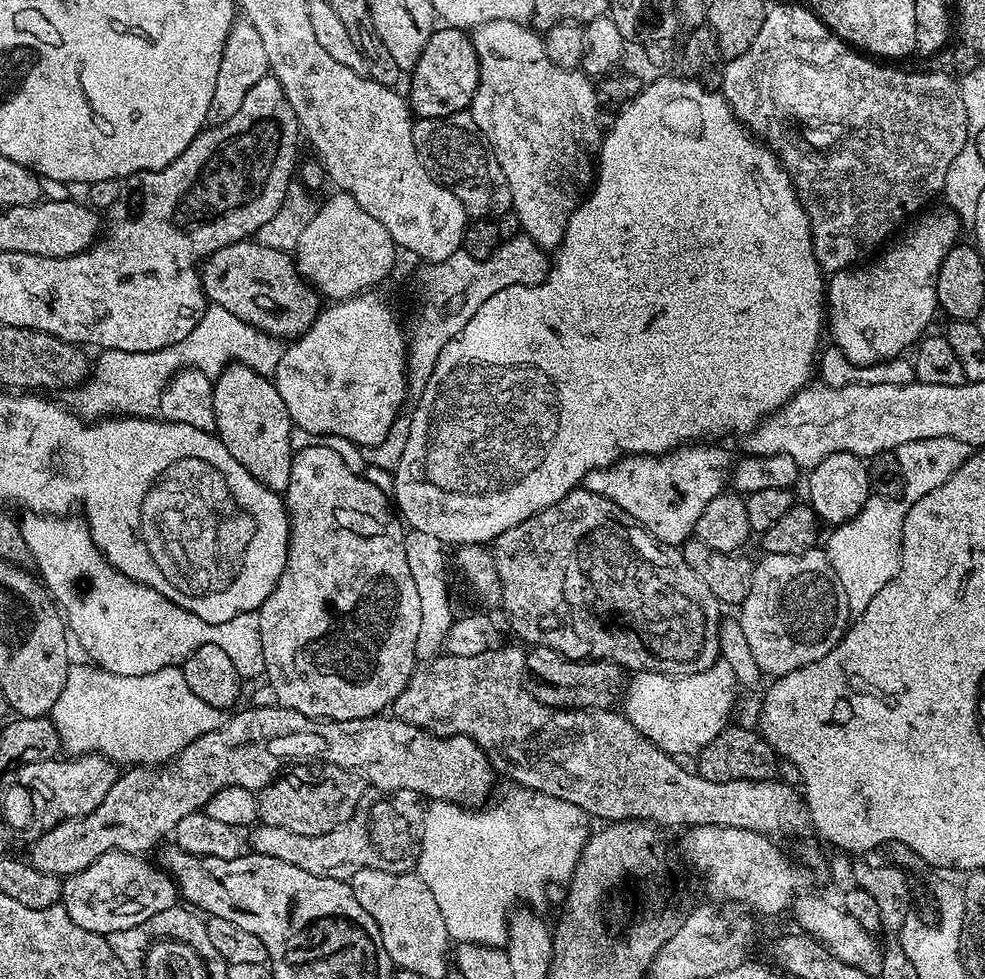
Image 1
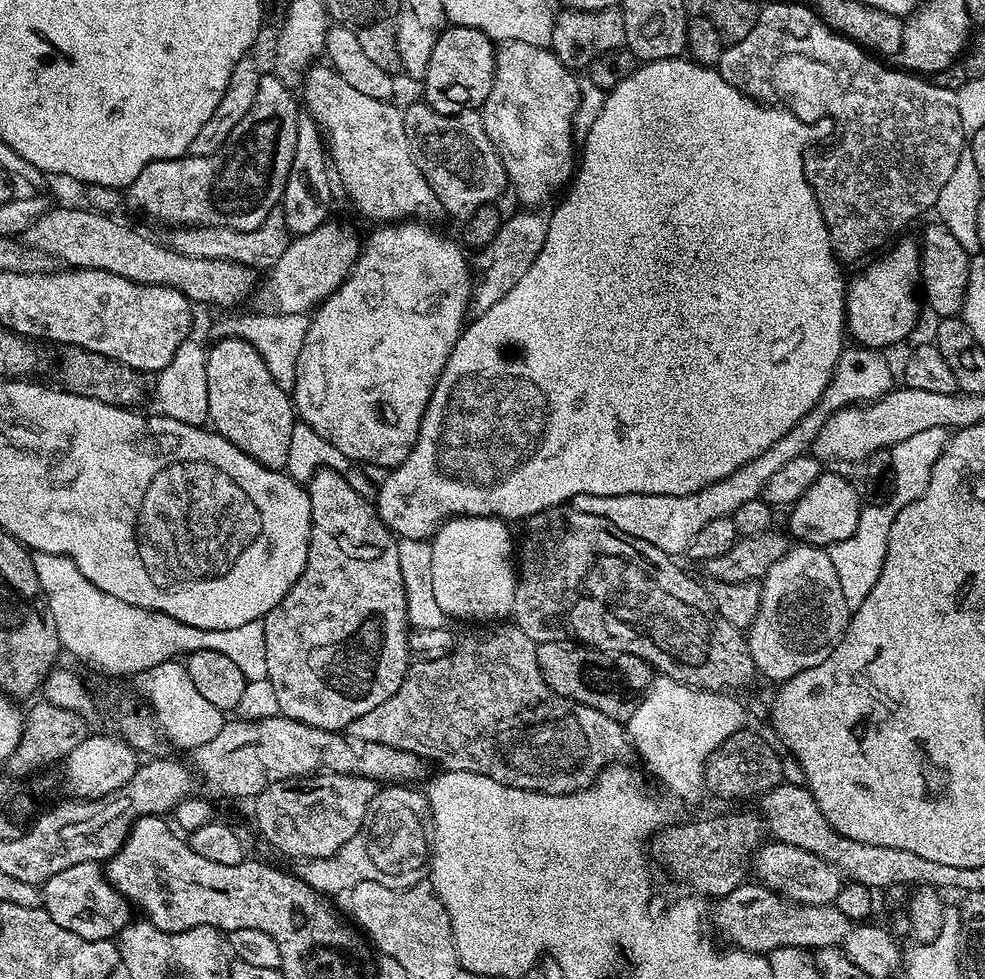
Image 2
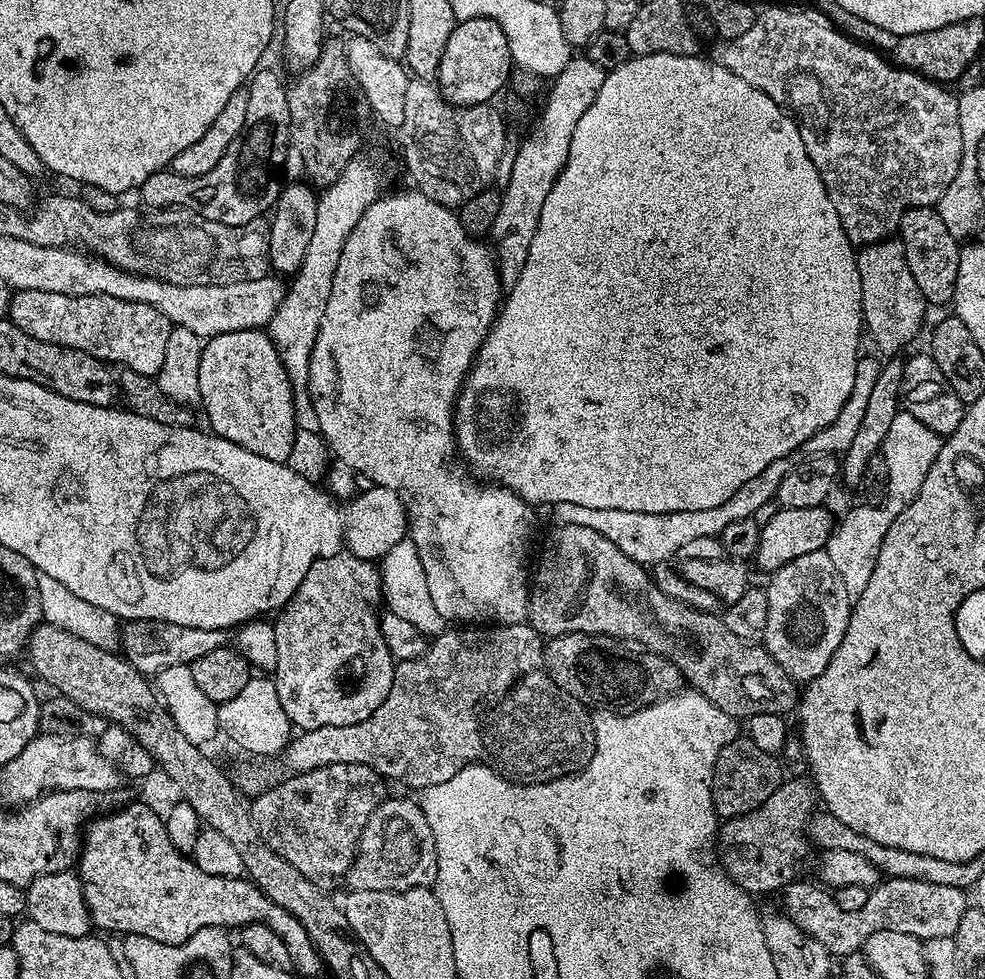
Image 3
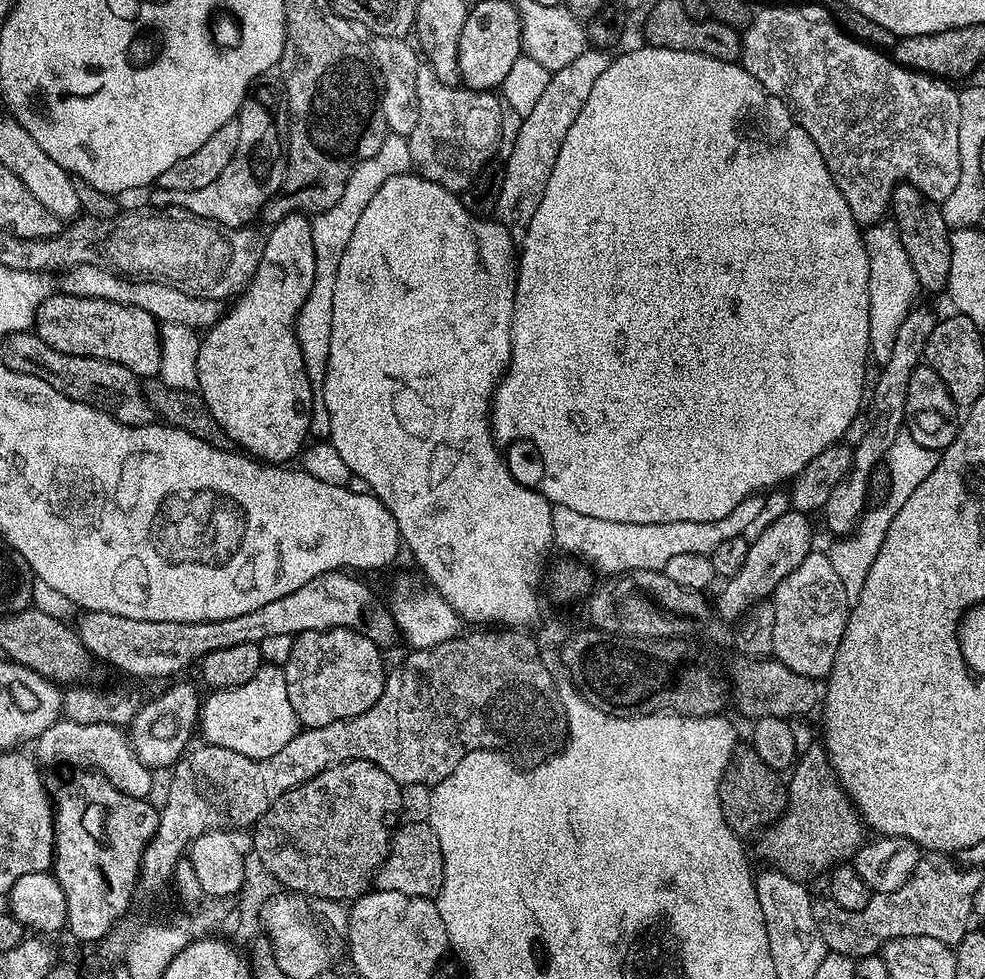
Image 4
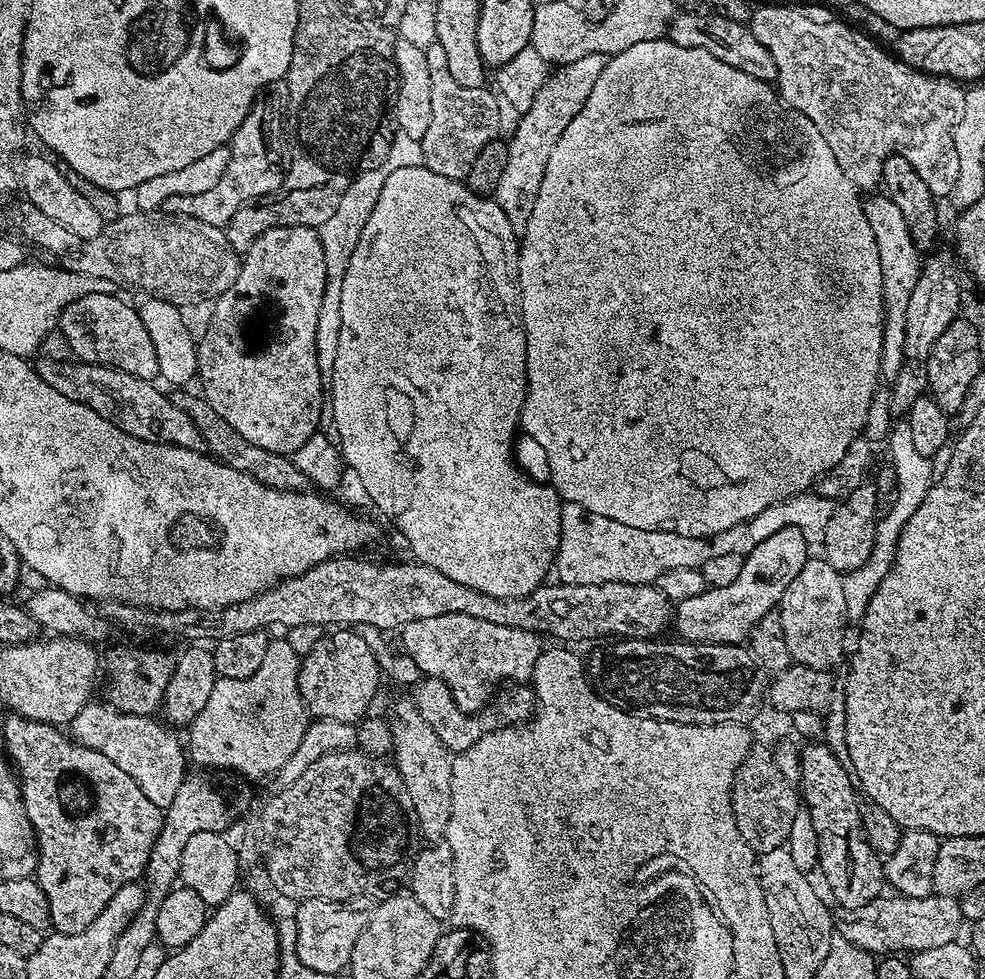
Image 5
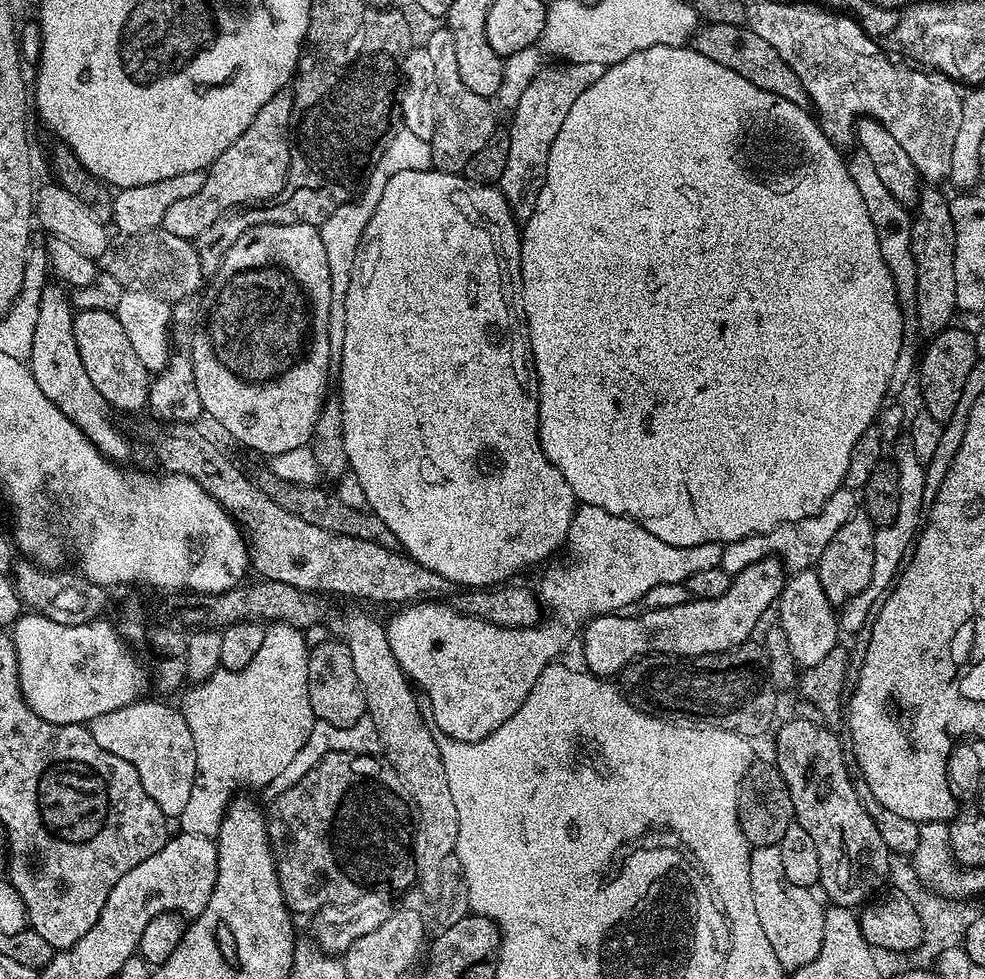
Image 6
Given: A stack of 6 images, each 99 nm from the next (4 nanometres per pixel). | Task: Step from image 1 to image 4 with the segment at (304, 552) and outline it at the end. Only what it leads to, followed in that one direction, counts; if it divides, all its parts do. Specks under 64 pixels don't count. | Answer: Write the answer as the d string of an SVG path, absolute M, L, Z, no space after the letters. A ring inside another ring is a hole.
M328 628L325 632L297 635L290 658L282 666L286 694L290 694L290 706L294 706L297 721L304 728L317 728L370 710L370 706L378 702L386 679L386 667L380 655L380 645L349 628Z

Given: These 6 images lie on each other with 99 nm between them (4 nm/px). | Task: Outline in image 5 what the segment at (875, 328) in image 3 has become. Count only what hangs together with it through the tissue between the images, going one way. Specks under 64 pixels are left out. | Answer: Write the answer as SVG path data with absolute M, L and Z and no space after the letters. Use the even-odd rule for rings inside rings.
M879 195L880 196L872 196L869 199L867 197L863 201L863 214L866 215L866 222L869 223L871 232L874 233L874 240L878 249L878 262L881 263L882 269L883 306L885 313L880 374L883 381L891 382L898 376L898 371L901 370L901 362L904 361L904 347L902 346L902 343L905 338L907 303L910 302L911 291L914 290L915 283L918 282L922 256L910 239L910 232L908 231L906 222L899 211L899 207L895 205L894 202L890 202L887 195Z

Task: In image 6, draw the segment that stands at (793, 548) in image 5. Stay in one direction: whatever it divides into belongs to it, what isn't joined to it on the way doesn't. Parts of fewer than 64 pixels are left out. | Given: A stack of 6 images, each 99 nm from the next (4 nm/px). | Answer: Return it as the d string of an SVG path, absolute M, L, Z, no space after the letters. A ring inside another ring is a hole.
M767 556L758 562L754 562L750 566L746 566L746 570L735 573L732 577L732 585L730 590L726 590L726 594L722 594L722 598L706 598L705 600L697 600L689 598L686 602L682 602L682 606L666 606L665 608L650 608L641 611L641 616L624 616L628 614L609 614L607 616L594 616L582 629L582 640L584 636L584 664L583 667L591 672L593 676L601 678L616 678L623 672L627 664L631 664L634 660L639 660L642 656L650 656L659 654L661 656L705 656L706 654L718 654L719 652L728 652L732 648L737 648L739 644L749 643L753 639L752 631L760 624L760 619L768 612L768 607L775 605L780 599L784 582L786 579L786 565L779 556Z

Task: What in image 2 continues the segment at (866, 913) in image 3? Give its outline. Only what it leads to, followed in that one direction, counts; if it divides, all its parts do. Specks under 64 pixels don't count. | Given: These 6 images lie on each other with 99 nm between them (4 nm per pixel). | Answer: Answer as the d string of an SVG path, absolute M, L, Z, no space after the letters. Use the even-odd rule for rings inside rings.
M745 882L730 890L730 894L719 897L715 901L716 909L711 909L710 920L716 923L720 936L725 940L725 945L733 948L741 948L744 952L758 952L767 954L779 948L835 948L843 945L846 934L854 927L853 921L846 918L835 906L823 904L822 906L810 906L809 904L795 904L779 892L773 892L759 882Z

